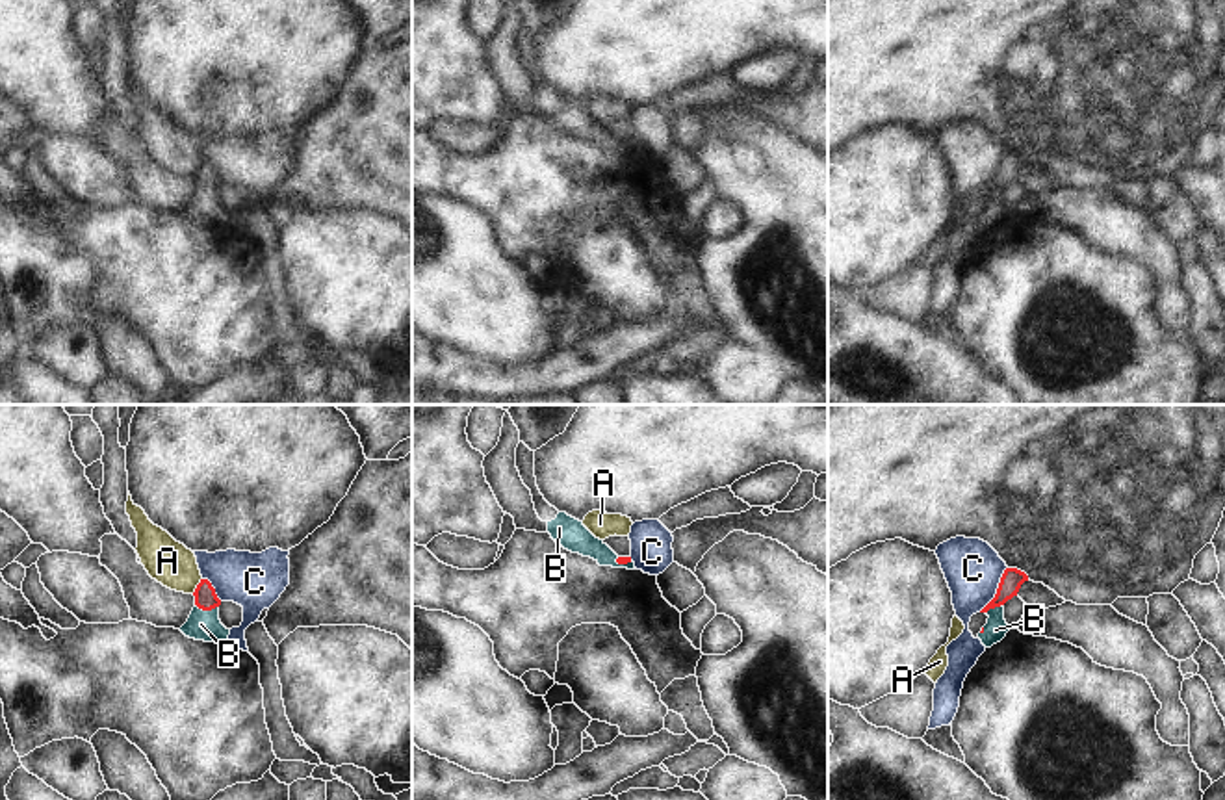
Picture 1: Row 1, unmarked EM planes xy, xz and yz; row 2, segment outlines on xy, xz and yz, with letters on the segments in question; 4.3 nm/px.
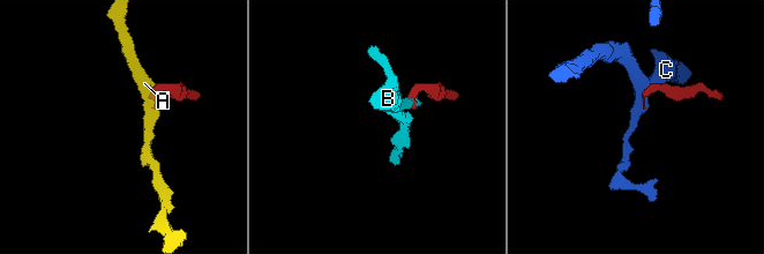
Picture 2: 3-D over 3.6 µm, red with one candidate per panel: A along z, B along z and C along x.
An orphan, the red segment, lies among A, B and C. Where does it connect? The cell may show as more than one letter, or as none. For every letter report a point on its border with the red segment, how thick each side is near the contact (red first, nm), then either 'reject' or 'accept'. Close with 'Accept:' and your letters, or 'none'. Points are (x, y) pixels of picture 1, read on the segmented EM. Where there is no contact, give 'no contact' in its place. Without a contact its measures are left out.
A: meets red in xy at (197, 585); 100 nm thick on the red side, 190 nm on the other; reject
B: meets red in xy at (206, 609); 100 nm thick on the red side, 130 nm on the other; accept
C: meets red in yz at (997, 589); 90 nm thick on the red side, 240 nm on the other; reject
Accept: B

